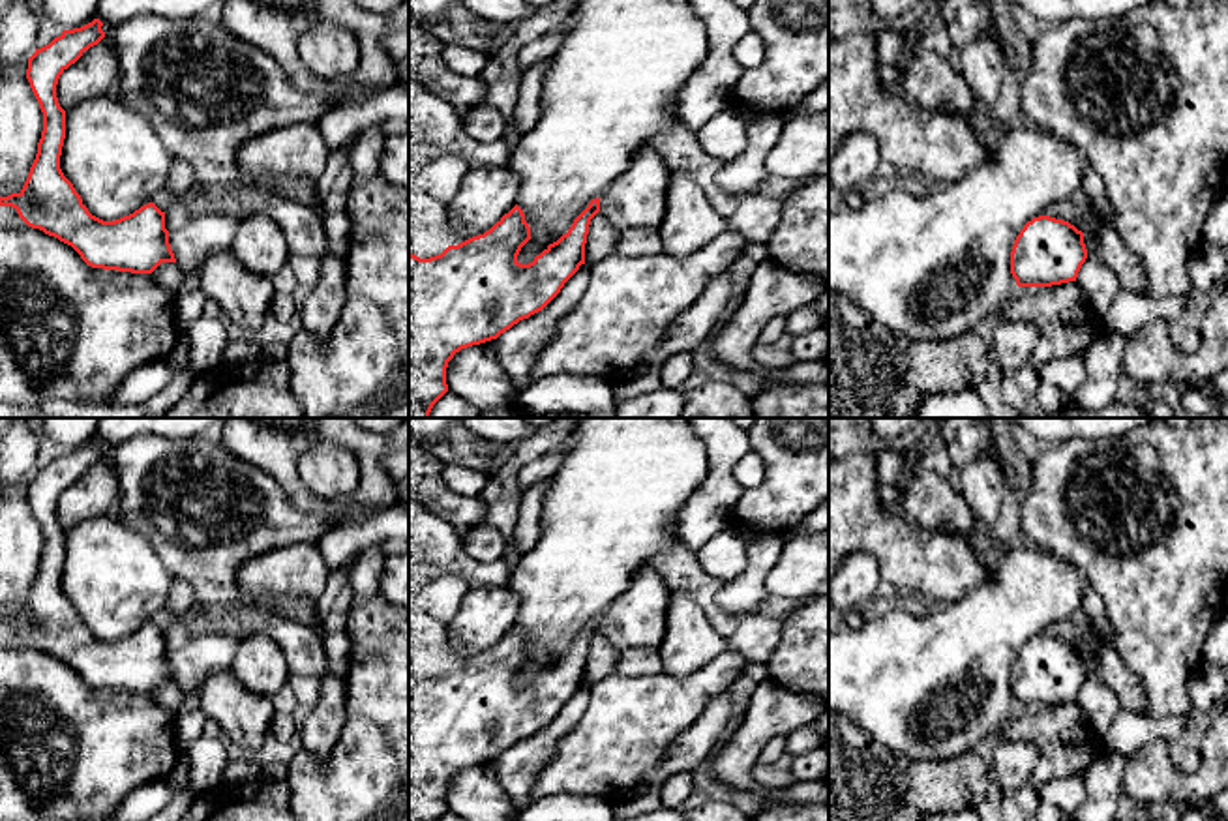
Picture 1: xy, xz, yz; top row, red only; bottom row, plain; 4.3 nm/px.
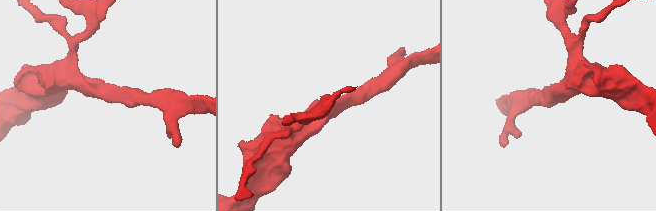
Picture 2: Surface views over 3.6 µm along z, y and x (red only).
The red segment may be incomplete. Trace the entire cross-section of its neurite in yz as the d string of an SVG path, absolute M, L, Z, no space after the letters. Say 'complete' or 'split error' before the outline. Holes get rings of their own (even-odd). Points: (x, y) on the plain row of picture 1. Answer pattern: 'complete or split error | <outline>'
complete | M1033 637L1011 671L1011 694L1018 707L1052 707L1076 701L1087 679L1084 652L1063 639Z

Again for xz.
complete | M600 617L529 684L517 680L531 660L531 647L517 624L484 654L448 665L441 675L420 679L409 673L409 821L439 821L448 812L446 787L456 772L497 759L542 731L585 684L589 645L598 632Z

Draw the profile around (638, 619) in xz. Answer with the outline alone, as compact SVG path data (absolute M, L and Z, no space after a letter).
M652 564L639 568L622 596L600 617L600 634L621 652L658 649L667 628L669 596Z

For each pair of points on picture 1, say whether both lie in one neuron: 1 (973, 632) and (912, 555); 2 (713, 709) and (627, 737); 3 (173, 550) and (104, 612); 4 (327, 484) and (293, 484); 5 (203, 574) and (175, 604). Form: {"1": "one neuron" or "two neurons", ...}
{"1": "two neurons", "2": "two neurons", "3": "two neurons", "4": "two neurons", "5": "two neurons"}

